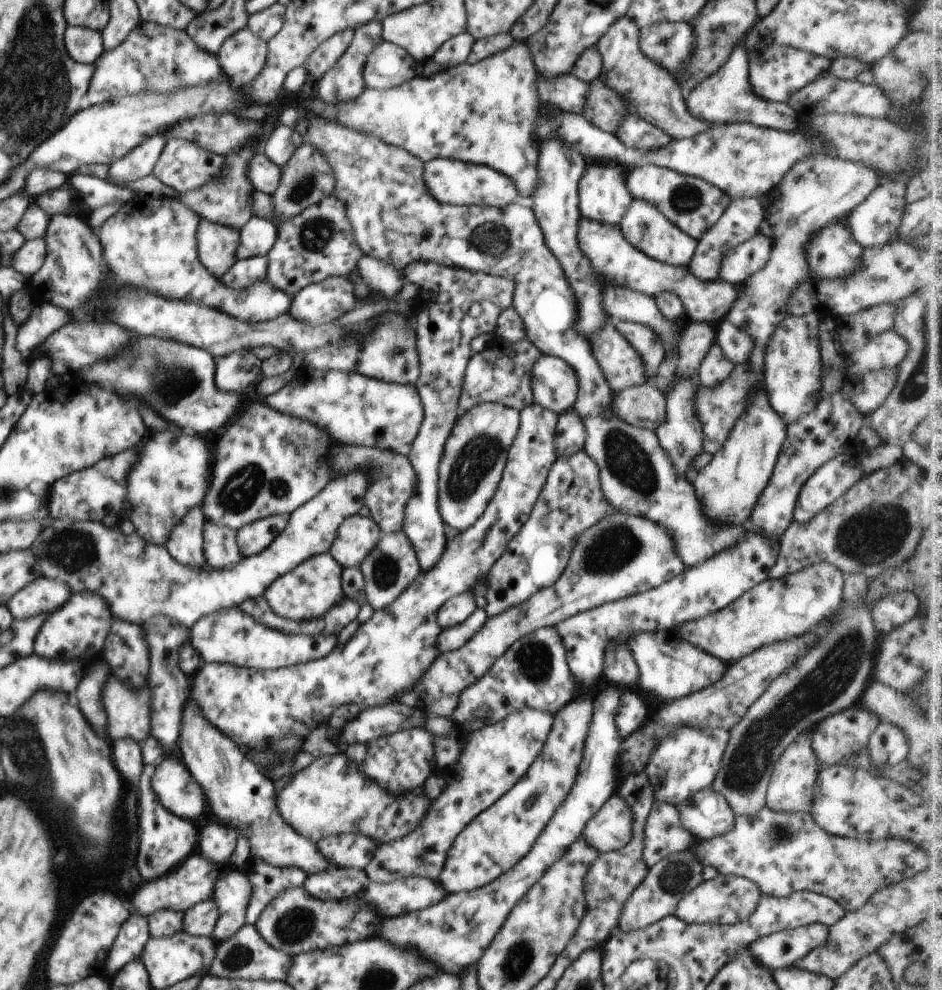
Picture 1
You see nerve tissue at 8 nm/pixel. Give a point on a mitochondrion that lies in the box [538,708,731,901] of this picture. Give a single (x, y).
(676, 876)

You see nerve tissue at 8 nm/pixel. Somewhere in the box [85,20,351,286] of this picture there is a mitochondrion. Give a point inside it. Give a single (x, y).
(300, 190)

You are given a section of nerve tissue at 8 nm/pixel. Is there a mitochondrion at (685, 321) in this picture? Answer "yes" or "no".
no

